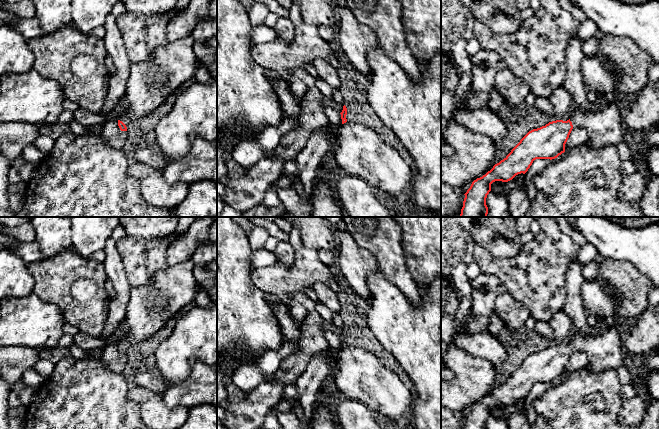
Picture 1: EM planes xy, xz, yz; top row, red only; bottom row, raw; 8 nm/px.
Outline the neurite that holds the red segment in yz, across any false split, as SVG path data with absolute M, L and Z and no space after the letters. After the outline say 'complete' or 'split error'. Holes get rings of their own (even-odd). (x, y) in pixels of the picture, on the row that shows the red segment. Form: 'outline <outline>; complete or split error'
outline M613 97L606 101L601 107L590 111L583 111L572 107L570 119L567 121L556 120L549 122L545 126L529 131L511 152L485 175L474 180L464 194L463 207L460 217L487 217L488 207L486 198L491 191L491 184L495 181L508 182L518 174L525 174L533 161L536 159L555 159L565 152L565 144L572 129L583 128L589 137L589 143L595 149L601 149L608 145L618 146L621 142L628 140L626 129L623 125L623 115L625 104L622 97Z; split error

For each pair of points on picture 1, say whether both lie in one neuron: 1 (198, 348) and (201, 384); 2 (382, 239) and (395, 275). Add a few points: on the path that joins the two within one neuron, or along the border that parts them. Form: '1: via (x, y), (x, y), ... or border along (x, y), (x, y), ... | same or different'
1: border along (206, 363), (191, 360), (189, 374), (184, 380) | different
2: via (387, 248), (393, 266) | same

